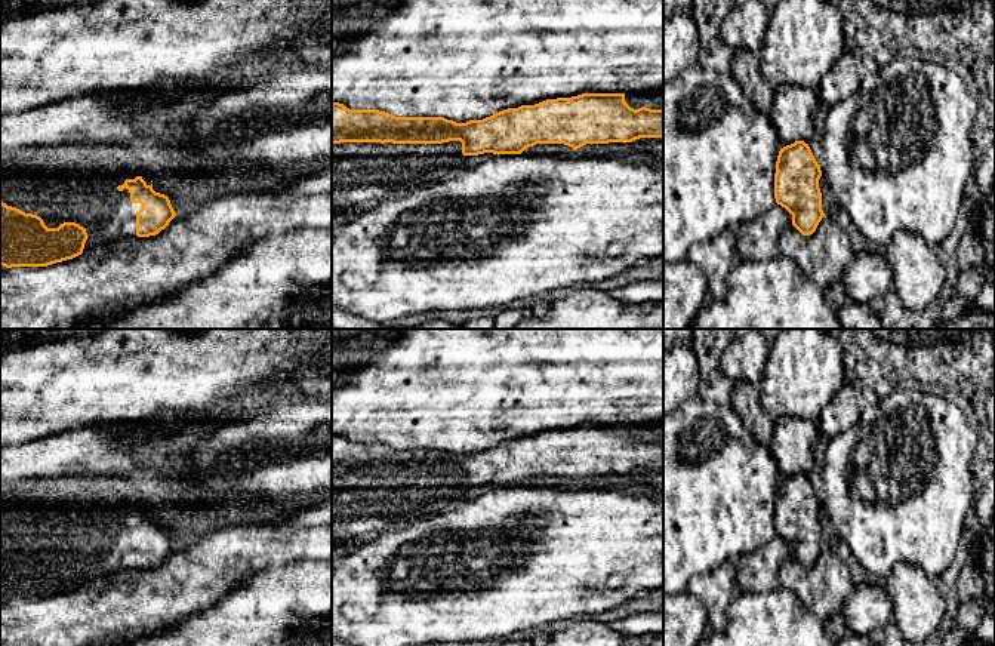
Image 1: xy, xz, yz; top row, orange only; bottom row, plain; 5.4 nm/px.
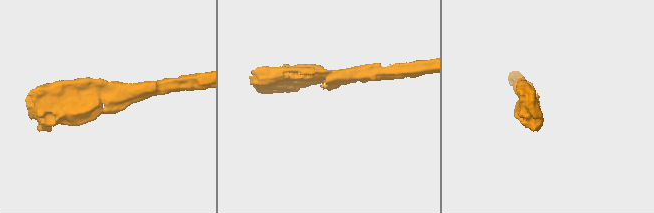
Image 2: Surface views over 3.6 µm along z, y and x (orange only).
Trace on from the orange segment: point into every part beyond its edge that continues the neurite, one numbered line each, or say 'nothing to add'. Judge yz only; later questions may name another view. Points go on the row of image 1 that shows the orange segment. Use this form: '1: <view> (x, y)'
nothing to add

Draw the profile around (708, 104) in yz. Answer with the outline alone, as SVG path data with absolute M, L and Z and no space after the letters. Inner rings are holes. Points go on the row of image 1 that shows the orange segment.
M694 65L663 84L663 261L686 261L694 244L770 210L776 204L779 151L779 138L770 116L755 108L731 73Z

